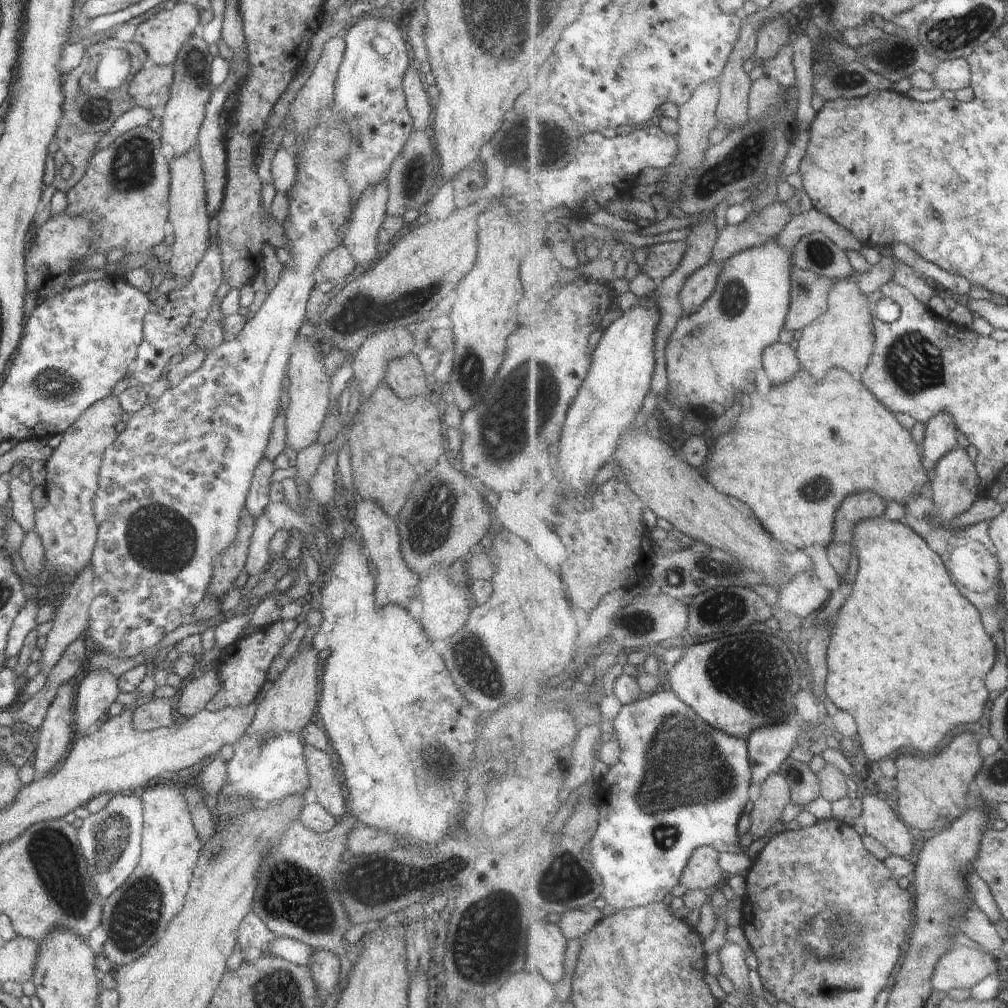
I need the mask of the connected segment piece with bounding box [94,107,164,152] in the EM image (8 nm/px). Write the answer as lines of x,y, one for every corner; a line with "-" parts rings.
142,107
131,108
128,112
122,114
122,116
119,116
114,126
102,136
94,152
106,148
109,144
112,144
116,138
122,136
122,134
126,134
129,130
140,126
148,126
148,122
150,122
152,118
162,118
162,114
164,114
164,107
155,108
154,110
144,110

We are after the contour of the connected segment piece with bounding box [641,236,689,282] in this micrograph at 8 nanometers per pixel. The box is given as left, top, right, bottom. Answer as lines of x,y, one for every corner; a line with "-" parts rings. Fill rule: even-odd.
686,237
679,242
669,241
646,249
646,257
641,272
655,278
658,282
671,277
682,264
689,242

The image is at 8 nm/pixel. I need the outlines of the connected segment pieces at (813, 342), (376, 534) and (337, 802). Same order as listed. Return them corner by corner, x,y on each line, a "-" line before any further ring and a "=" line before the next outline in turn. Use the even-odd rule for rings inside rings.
853,275
839,279
838,284
834,284
833,291
830,292
829,311
814,324
810,324
800,340
800,346
798,346
800,362
804,364
808,372
812,372
816,380
822,380
822,382
826,380
828,372
834,366
846,368
850,374
864,372
870,360
873,360
874,352
877,351
874,319
875,314
873,305
870,304
870,295
862,290
858,278
=
359,498
358,502
351,509
351,519
356,523
360,534
362,535
362,546
365,548
368,558
376,565
375,576
375,598
377,604
386,606
386,604
398,604
407,609
412,598
416,598
418,591
418,576
408,568
402,552
400,552
400,533
396,528
396,522
390,520
382,508
372,502
372,498
=
304,742
304,758
306,768
310,776
309,786
316,794
317,803
331,814
335,819
340,820
348,813
346,812
346,795
343,789
343,782
335,773
335,762
330,753
322,752

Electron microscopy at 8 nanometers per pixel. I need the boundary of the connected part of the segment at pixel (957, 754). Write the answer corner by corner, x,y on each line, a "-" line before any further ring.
974,734
958,736
952,746
940,756
898,758
899,798
898,811
903,820
916,830
938,830
943,832
960,820
970,809
968,794
972,782
977,780
985,767
986,759
980,754
980,744

